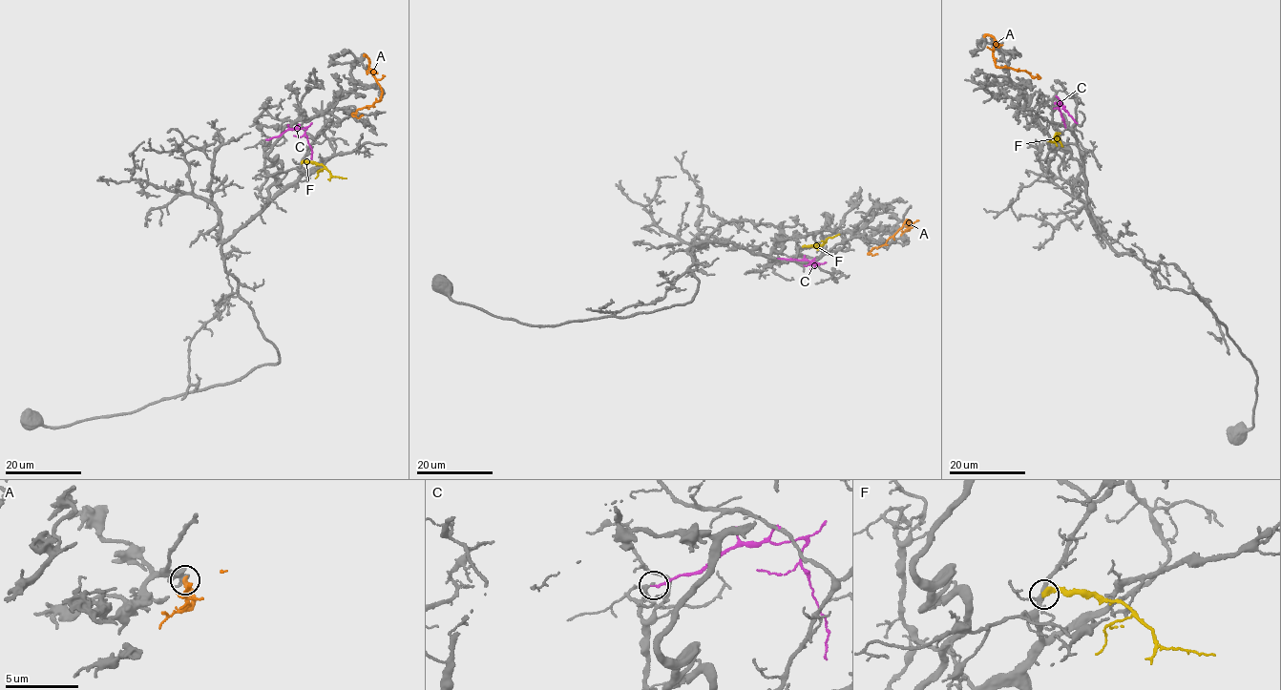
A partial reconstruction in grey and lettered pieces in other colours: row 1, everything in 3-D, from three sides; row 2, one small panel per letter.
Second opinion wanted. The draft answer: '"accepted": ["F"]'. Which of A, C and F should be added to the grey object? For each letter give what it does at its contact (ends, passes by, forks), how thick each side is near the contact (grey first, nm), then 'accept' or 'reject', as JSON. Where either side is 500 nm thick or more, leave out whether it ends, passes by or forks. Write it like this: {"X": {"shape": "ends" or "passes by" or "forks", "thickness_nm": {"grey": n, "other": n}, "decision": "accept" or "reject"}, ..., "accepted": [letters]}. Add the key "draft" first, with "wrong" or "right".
{"draft": "wrong", "A": {"thickness_nm": {"grey": 550, "other": 400}, "decision": "reject"}, "C": {"shape": "ends", "thickness_nm": {"grey": 120, "other": 160}, "decision": "reject"}, "F": {"shape": "ends", "thickness_nm": {"grey": 240, "other": 400}, "decision": "reject"}, "accepted": []}

